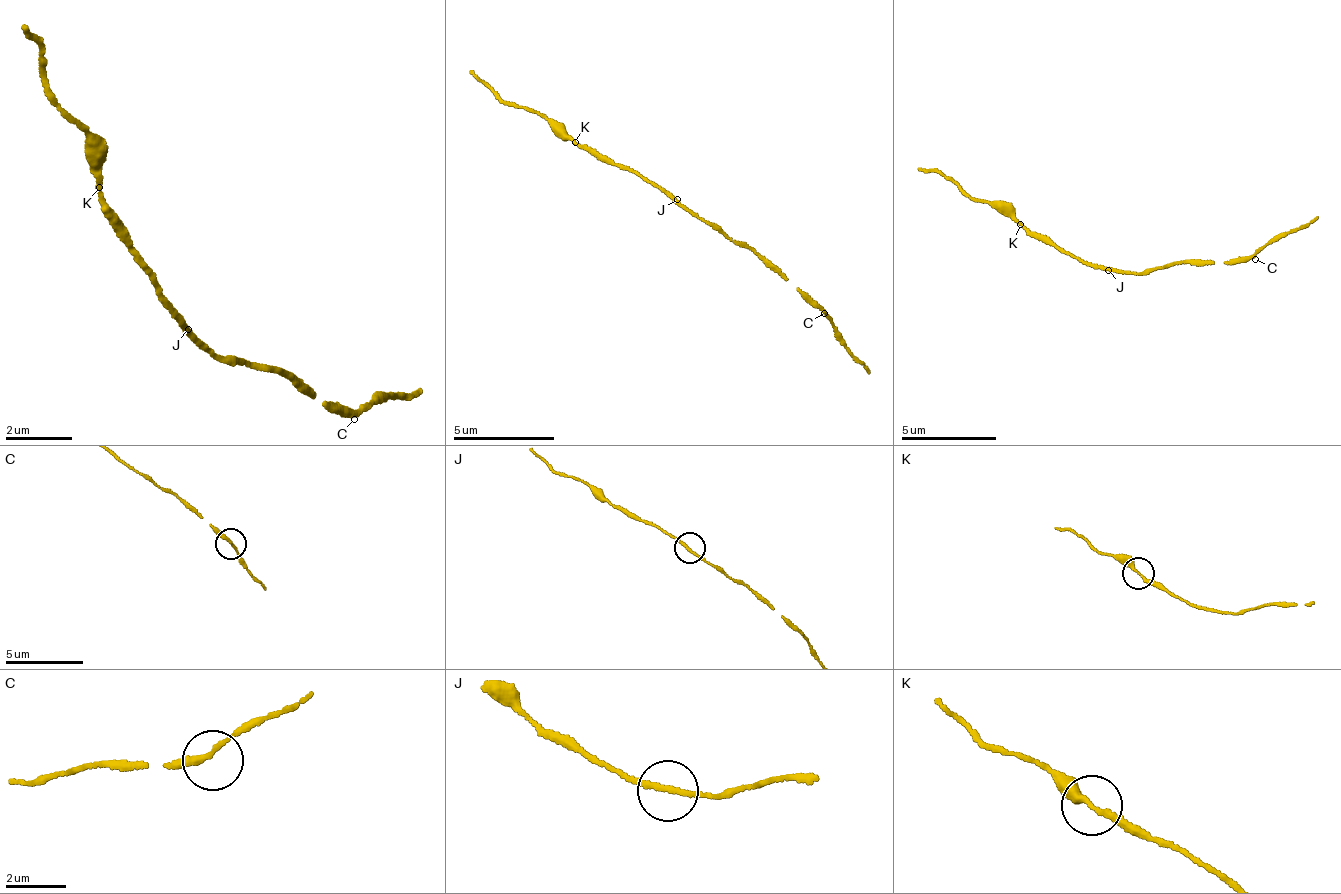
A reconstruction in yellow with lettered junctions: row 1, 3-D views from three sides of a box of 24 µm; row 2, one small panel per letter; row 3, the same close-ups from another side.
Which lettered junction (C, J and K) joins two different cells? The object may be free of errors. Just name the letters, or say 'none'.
none

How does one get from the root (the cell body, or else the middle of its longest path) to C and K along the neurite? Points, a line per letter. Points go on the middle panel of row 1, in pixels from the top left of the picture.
C: (677, 204), (693, 209), (719, 225), (728, 236), (757, 249), (780, 276), (806, 292), (824, 313)
K: (677, 204), (655, 185), (624, 168), (606, 164), (573, 143)

